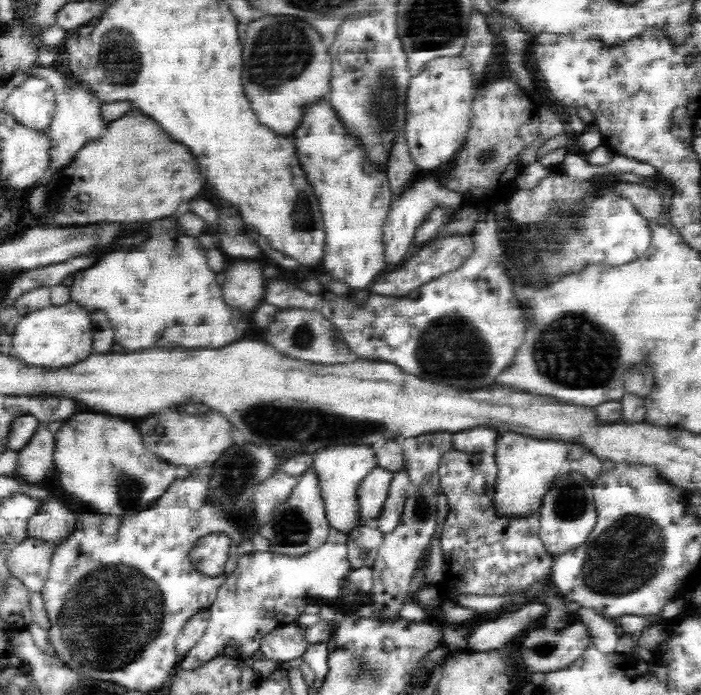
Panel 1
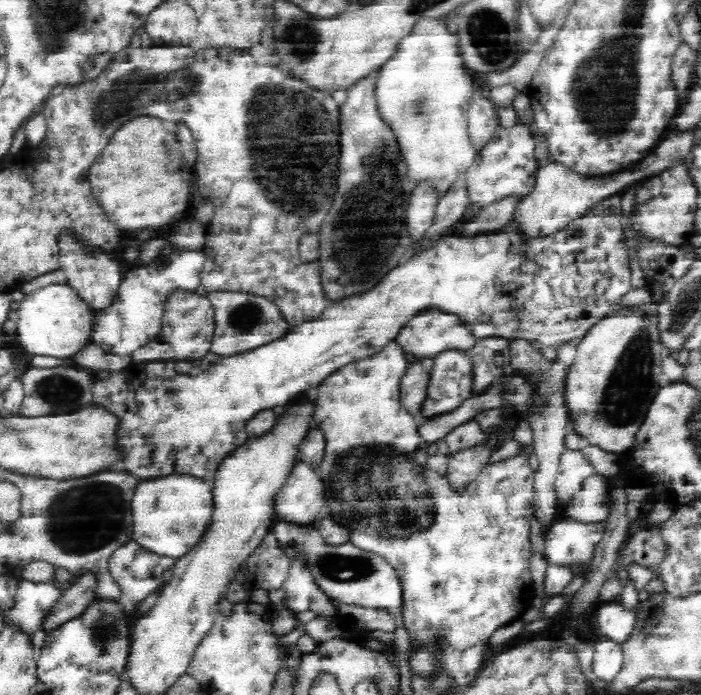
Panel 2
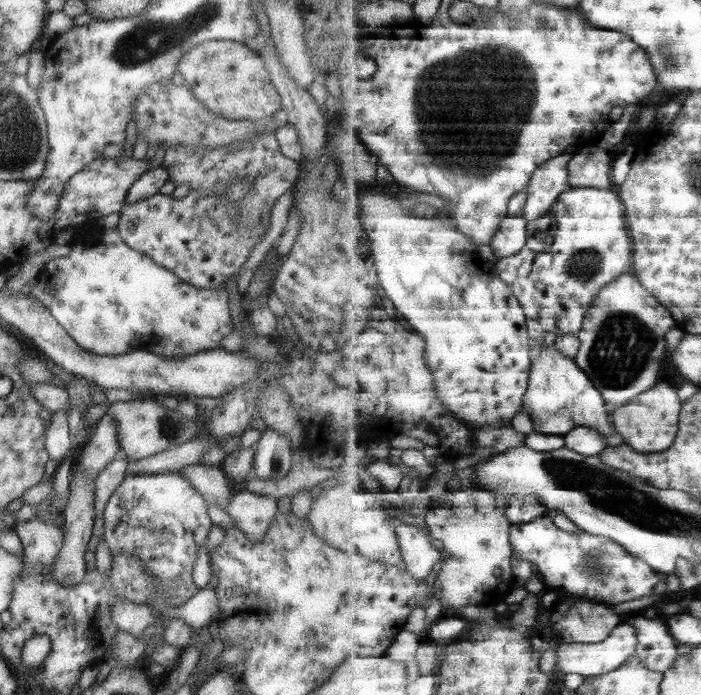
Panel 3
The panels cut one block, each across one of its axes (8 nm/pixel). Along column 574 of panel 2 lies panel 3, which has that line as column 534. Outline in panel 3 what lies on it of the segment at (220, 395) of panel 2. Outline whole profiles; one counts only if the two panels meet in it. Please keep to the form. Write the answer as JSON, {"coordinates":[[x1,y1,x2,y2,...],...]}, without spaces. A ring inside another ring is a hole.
{"coordinates":[[570,188,559,195,549,212,537,220,528,221,528,241,525,248,513,256,498,259,496,269,499,278,514,290,526,311,528,333,533,341,541,340,546,332,562,334,582,330,587,313,599,290,619,278,634,265,634,242,629,236,629,222,625,218,625,205,617,192,600,188]]}

